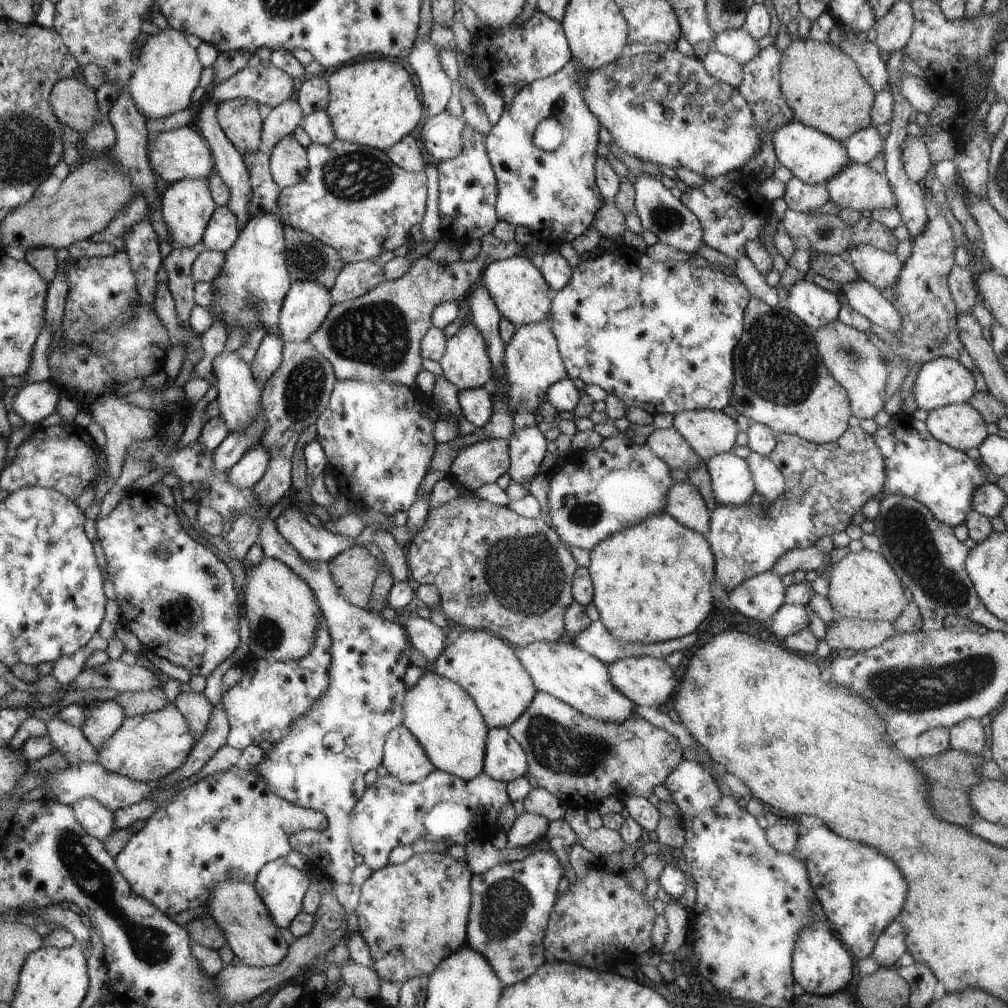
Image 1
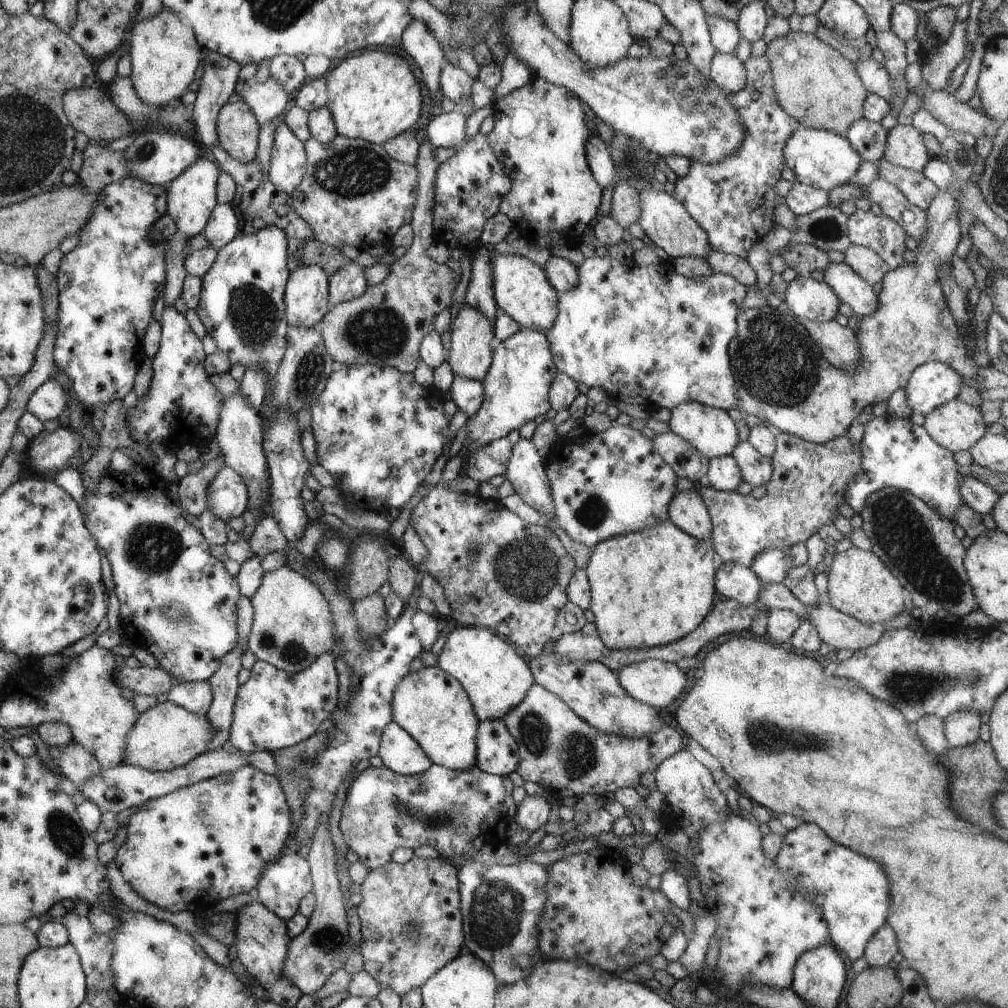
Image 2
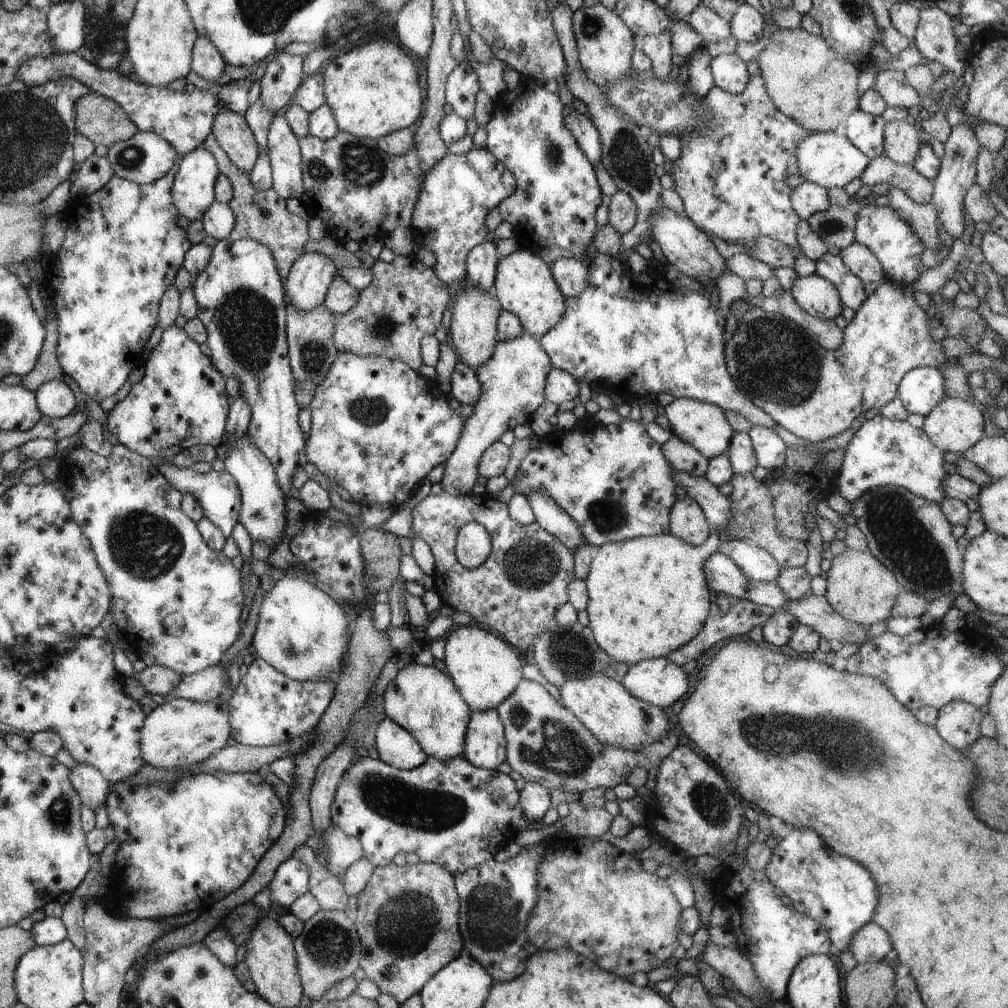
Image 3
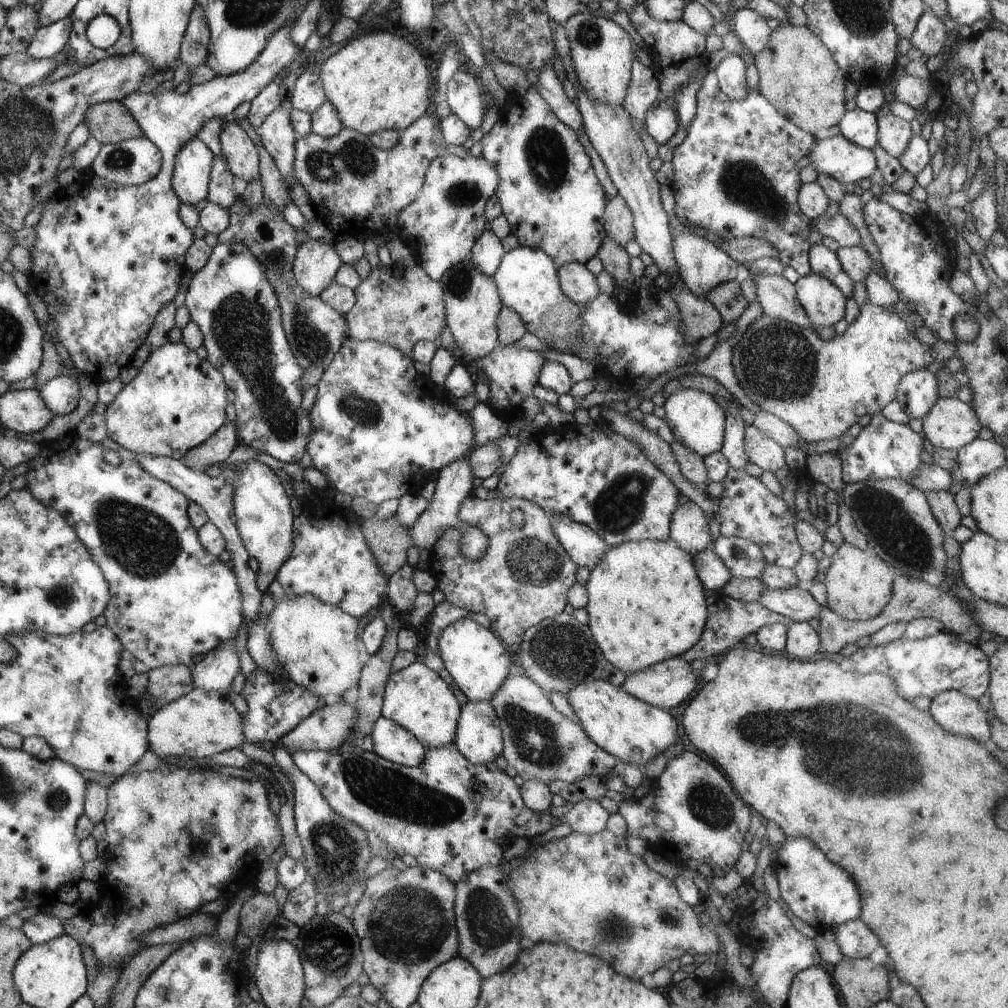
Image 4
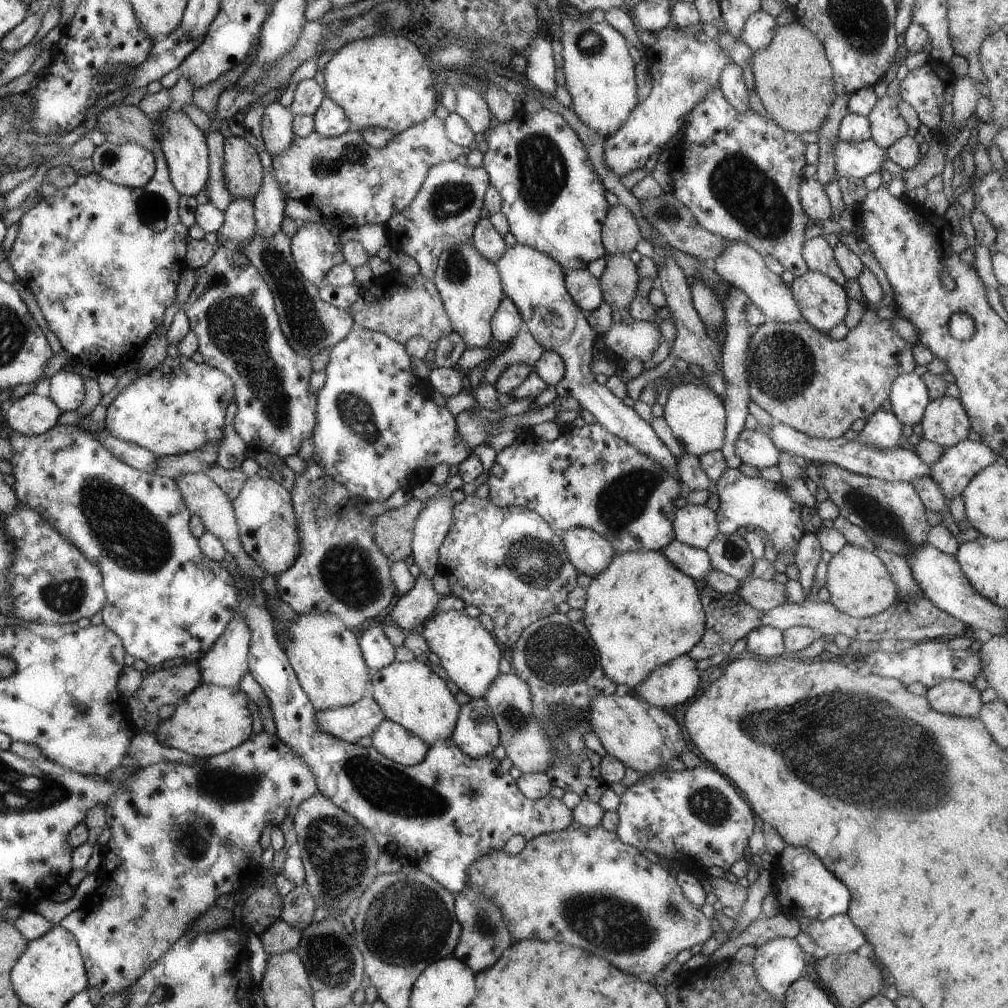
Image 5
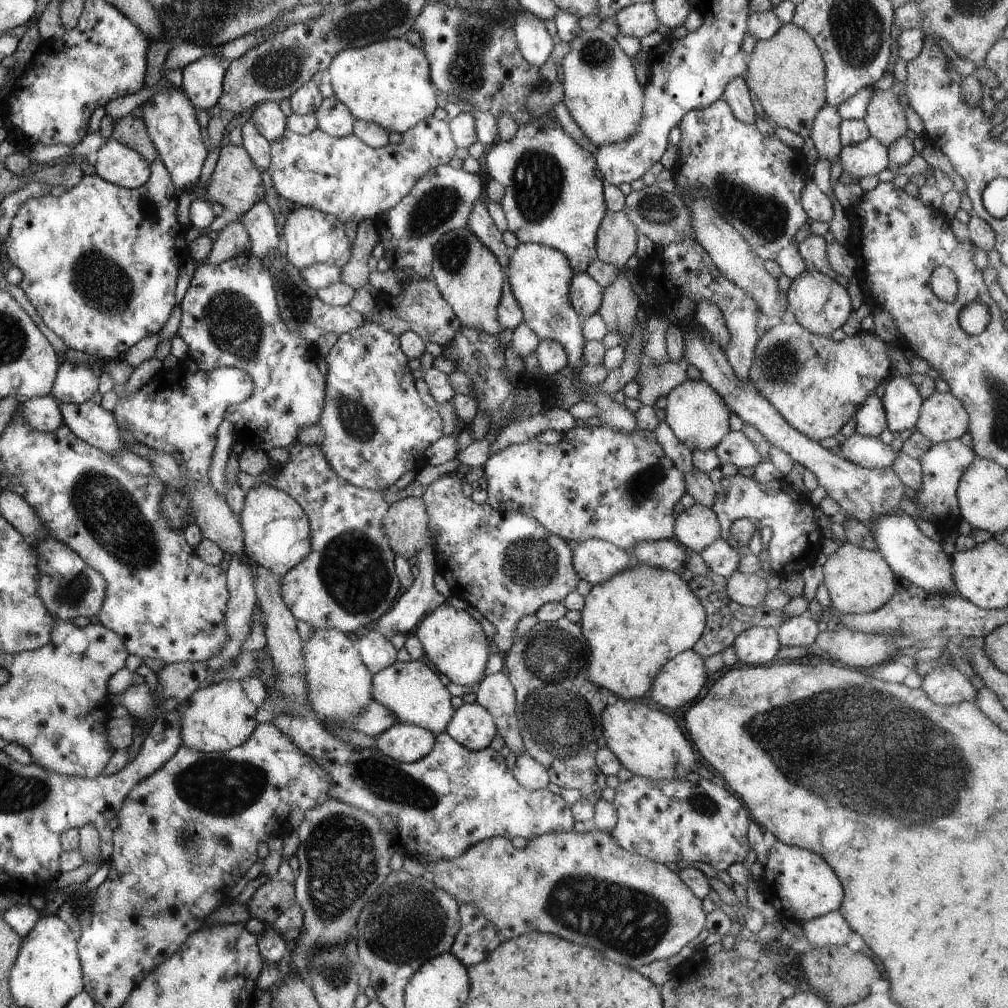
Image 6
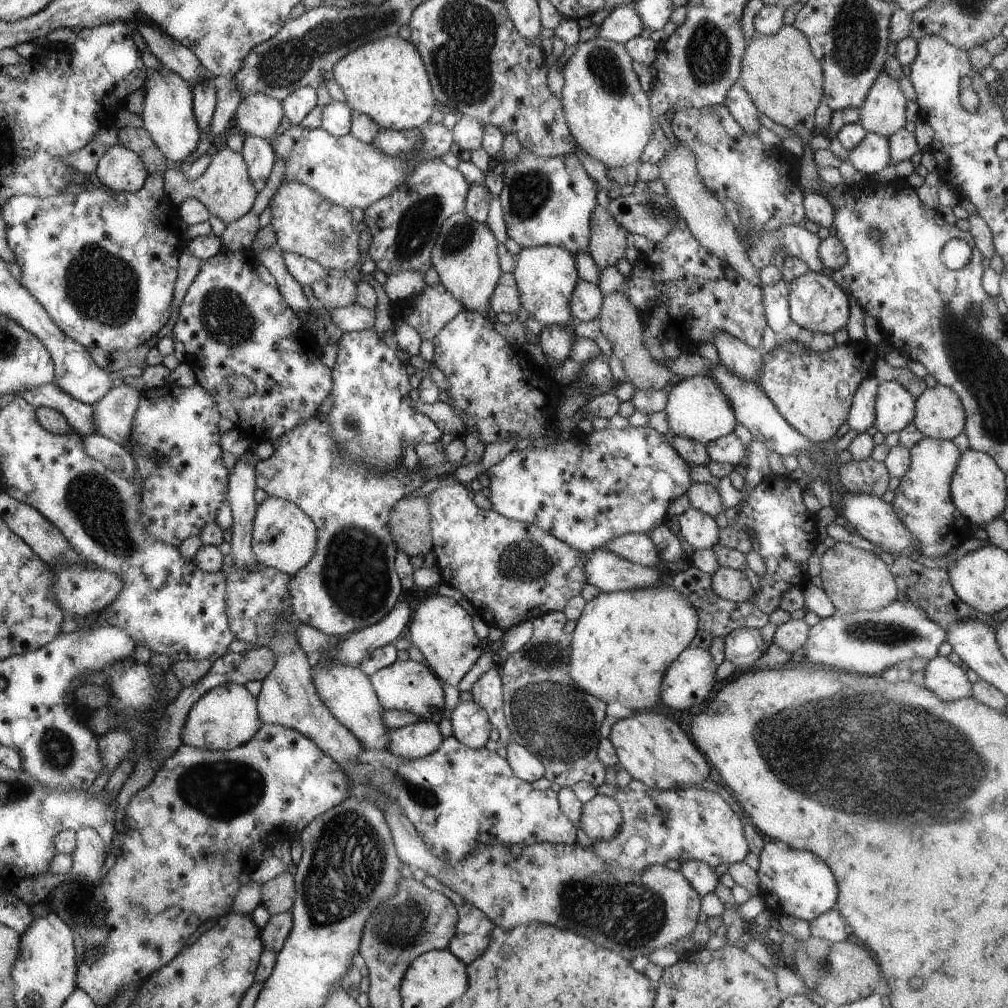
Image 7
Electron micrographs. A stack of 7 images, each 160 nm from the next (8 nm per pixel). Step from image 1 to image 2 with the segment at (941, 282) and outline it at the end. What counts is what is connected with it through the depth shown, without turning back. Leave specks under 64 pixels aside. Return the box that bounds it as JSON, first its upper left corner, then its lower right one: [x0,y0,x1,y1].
[728,189,978,443]

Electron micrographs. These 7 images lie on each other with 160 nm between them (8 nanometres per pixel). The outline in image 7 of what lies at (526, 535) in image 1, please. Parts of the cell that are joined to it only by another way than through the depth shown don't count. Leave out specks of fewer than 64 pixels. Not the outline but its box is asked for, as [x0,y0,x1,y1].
[427,474,591,632]

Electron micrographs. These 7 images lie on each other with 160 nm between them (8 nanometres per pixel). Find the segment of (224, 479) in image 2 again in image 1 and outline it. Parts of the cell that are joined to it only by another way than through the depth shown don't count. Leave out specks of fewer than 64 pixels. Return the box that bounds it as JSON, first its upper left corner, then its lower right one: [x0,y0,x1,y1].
[227,444,269,489]

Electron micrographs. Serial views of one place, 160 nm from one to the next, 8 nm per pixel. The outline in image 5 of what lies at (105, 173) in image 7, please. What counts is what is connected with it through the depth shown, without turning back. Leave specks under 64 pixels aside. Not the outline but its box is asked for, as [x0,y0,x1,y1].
[91,141,156,187]

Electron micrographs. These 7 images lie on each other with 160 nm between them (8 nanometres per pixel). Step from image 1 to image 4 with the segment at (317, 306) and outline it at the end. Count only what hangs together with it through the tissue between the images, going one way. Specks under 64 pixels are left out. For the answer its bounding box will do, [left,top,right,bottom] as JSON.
[294,239,343,296]

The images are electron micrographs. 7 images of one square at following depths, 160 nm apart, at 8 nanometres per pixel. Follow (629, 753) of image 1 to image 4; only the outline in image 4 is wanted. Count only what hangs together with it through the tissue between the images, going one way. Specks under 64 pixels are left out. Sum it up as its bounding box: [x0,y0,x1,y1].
[489,675,620,784]

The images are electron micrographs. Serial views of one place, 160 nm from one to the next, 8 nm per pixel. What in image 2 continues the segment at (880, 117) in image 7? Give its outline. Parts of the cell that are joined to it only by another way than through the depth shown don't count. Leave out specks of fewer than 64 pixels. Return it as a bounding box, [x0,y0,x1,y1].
[884,123,930,171]

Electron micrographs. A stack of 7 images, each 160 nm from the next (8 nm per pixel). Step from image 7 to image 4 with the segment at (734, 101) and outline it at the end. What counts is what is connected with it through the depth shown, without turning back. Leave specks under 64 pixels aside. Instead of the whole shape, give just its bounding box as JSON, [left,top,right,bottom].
[713,54,747,101]

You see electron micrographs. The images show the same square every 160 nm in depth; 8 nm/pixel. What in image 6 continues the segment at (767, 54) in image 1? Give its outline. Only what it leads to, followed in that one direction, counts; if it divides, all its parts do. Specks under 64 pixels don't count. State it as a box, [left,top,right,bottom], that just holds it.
[674,99,811,281]

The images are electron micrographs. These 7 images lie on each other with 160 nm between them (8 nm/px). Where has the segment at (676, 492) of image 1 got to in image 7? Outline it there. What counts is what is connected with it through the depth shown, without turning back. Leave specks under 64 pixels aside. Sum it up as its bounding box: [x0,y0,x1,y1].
[679,507,720,551]

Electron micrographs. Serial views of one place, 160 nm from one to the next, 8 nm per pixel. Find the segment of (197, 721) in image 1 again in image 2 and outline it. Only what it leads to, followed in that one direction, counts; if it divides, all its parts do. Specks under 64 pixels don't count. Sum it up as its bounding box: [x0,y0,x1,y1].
[168,680,213,715]

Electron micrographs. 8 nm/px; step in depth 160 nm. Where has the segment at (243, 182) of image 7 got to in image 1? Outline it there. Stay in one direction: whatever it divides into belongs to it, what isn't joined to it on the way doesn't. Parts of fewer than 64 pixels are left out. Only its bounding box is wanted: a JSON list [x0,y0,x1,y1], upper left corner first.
[217,98,262,157]

